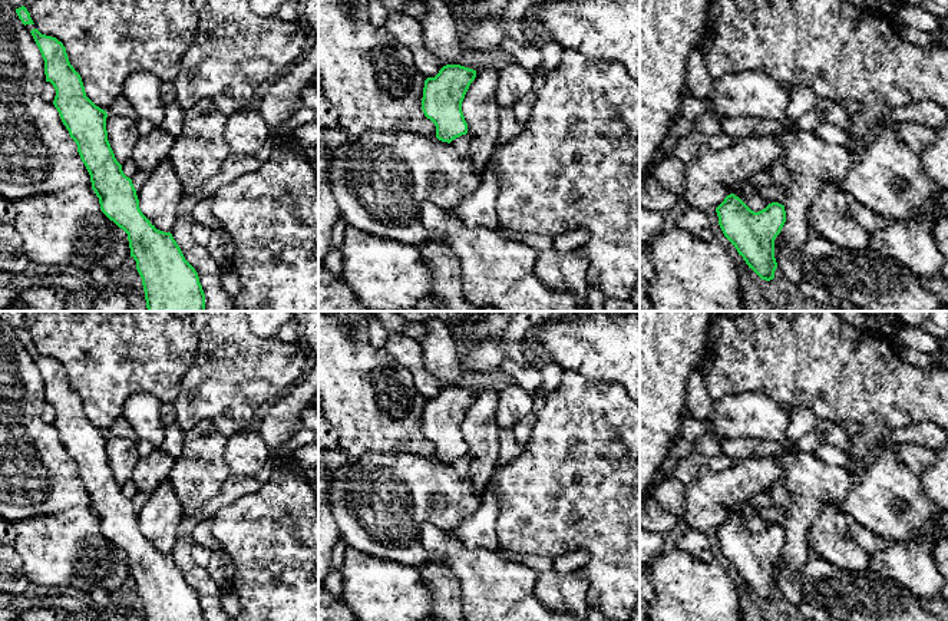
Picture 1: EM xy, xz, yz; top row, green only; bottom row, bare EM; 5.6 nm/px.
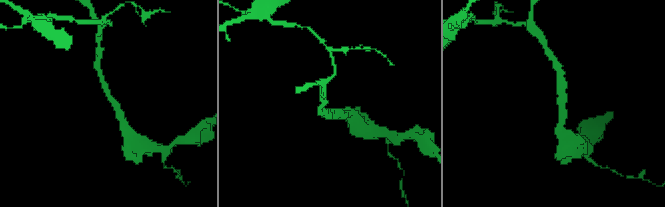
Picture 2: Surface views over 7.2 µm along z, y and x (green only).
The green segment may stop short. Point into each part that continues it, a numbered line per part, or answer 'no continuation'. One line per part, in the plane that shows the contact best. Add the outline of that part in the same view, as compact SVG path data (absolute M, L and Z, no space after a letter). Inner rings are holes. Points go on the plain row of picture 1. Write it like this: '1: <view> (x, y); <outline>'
no continuation

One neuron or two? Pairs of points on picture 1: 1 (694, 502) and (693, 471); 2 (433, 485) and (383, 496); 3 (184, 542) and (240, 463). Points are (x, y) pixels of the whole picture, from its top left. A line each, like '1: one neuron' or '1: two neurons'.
1: two neurons
2: one neuron
3: two neurons

